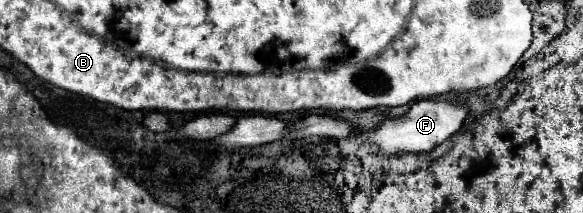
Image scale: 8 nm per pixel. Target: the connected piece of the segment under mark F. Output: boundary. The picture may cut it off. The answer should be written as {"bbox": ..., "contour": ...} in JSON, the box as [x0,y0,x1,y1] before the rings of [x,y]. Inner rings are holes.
{"bbox":[370,100,468,154],"contour":[[[420,100],[404,116],[384,120],[372,134],[370,142],[380,146],[386,154],[396,152],[428,152],[446,138],[450,138],[466,120],[468,106],[466,102],[456,100]]]}

